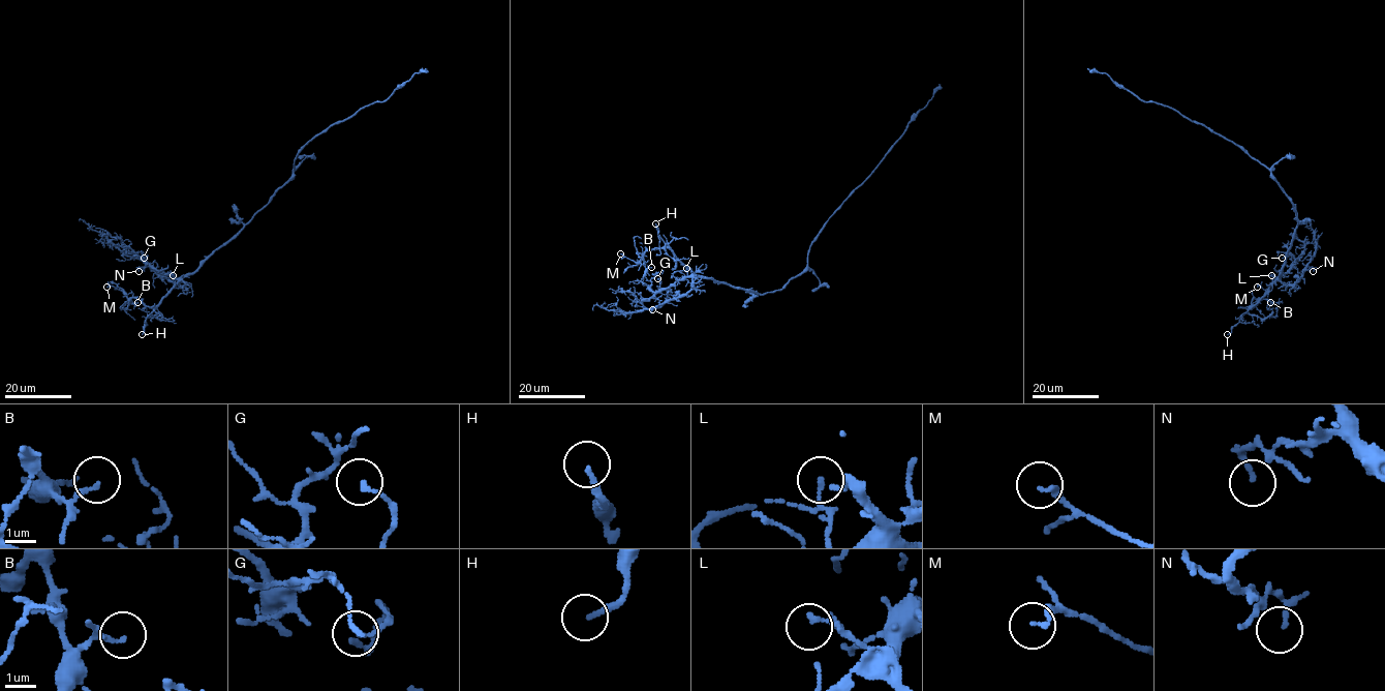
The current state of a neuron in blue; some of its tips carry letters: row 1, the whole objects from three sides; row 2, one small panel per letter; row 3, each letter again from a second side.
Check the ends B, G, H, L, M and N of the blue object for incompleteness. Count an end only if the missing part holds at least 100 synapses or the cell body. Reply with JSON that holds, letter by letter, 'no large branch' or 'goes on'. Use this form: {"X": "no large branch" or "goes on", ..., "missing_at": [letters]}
{"B": "no large branch", "G": "no large branch", "H": "goes on", "L": "no large branch", "M": "no large branch", "N": "no large branch", "missing_at": ["H"]}

